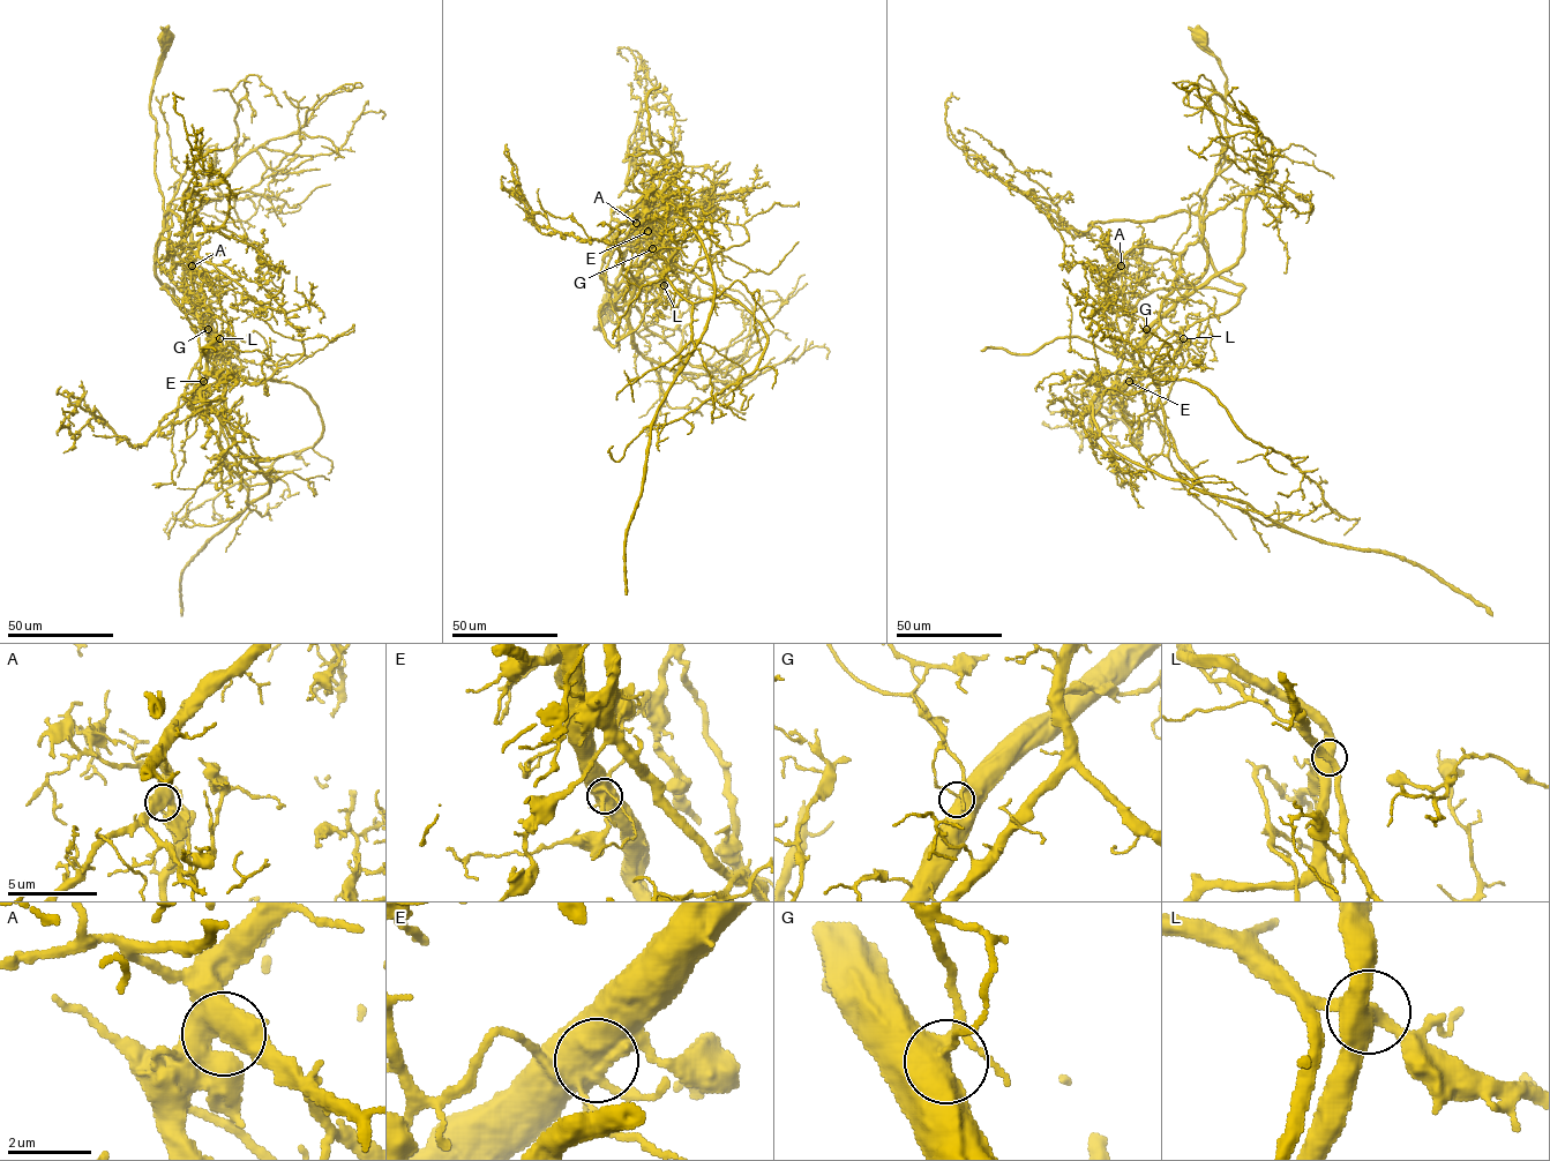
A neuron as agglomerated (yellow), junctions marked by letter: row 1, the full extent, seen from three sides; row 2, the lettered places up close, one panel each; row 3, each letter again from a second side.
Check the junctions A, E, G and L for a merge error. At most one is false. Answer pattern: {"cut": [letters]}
{"cut": ["E"]}

